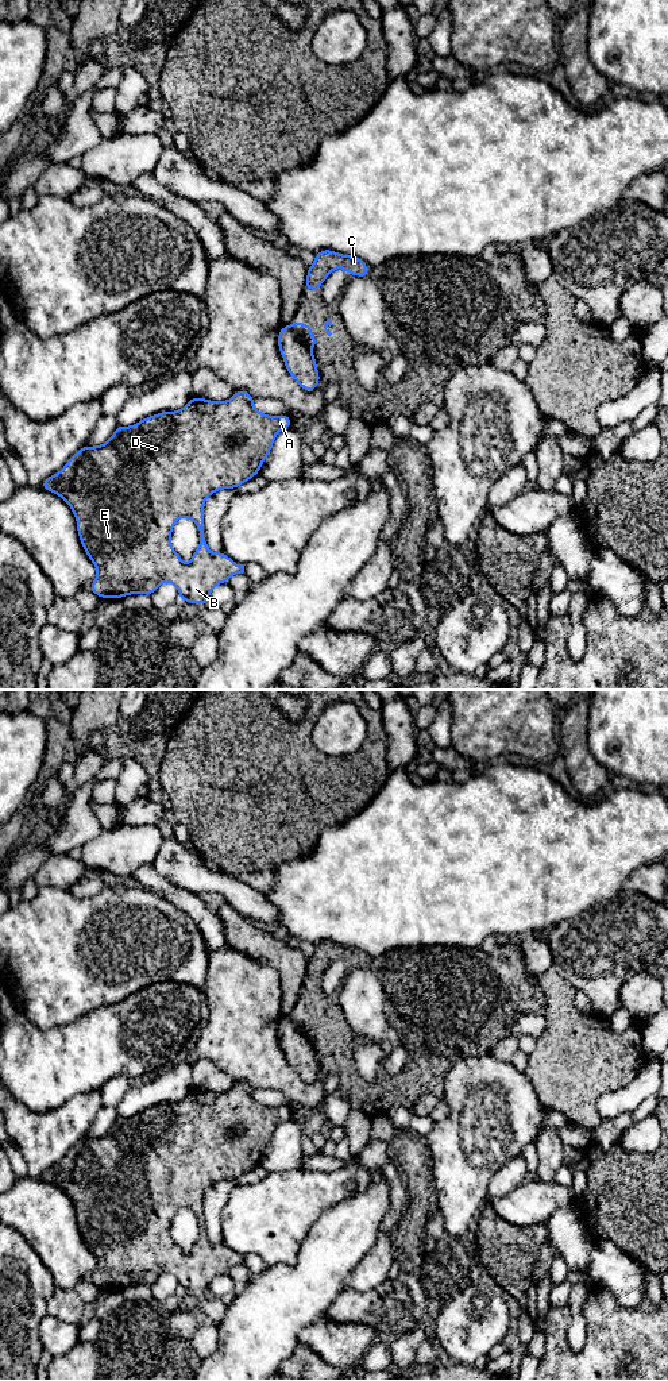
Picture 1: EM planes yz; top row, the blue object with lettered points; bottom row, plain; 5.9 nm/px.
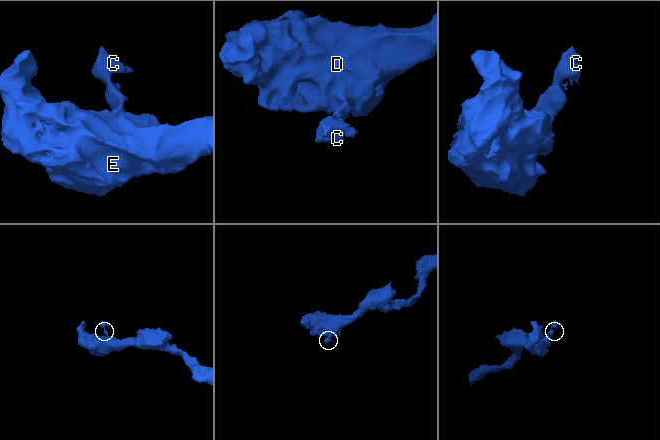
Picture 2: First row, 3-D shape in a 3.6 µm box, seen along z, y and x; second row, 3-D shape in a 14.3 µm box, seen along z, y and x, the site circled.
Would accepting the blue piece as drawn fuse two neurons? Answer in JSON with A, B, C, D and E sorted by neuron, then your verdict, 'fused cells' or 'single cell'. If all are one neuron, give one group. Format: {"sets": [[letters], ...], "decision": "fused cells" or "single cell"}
{"sets": [["A", "B", "D", "E"], ["C"]], "decision": "fused cells"}

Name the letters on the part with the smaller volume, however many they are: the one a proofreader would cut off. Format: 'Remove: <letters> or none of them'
Remove: C

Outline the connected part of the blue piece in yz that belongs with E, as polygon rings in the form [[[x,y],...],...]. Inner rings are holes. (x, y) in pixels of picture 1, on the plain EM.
[[[236,1081],[232,1089],[221,1093],[193,1088],[182,1100],[177,1103],[161,1103],[138,1112],[135,1116],[131,1118],[117,1116],[113,1126],[103,1137],[84,1137],[66,1153],[65,1158],[58,1165],[46,1169],[40,1179],[65,1191],[74,1204],[74,1208],[77,1211],[77,1223],[80,1226],[82,1239],[97,1260],[97,1269],[89,1277],[90,1282],[100,1289],[120,1291],[124,1287],[140,1284],[152,1287],[161,1274],[170,1273],[177,1278],[182,1293],[192,1293],[198,1296],[208,1295],[212,1280],[220,1274],[228,1273],[232,1266],[243,1265],[246,1255],[240,1255],[236,1258],[235,1251],[228,1249],[224,1245],[224,1241],[217,1245],[212,1245],[209,1242],[204,1220],[204,1193],[215,1183],[223,1180],[236,1180],[243,1173],[247,1173],[252,1168],[255,1168],[260,1162],[266,1147],[270,1145],[277,1125],[290,1118],[291,1111],[287,1106],[263,1106],[254,1099],[254,1088],[248,1083]],[[184,1207],[189,1208],[197,1216],[200,1227],[198,1239],[194,1242],[192,1253],[188,1255],[182,1253],[170,1234],[173,1218]]]

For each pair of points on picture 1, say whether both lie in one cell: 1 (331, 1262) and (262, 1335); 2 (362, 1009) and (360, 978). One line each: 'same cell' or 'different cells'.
1: same cell
2: same cell

